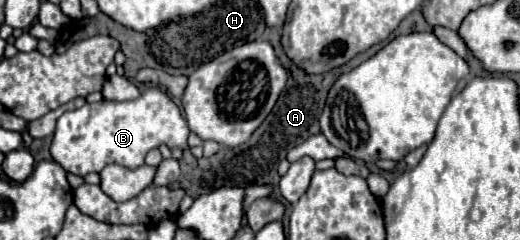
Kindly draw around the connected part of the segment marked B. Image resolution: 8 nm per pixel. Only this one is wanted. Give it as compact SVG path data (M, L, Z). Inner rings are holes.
M147 88L137 100L129 102L95 102L85 104L73 112L65 112L57 120L57 130L51 142L51 156L67 172L87 176L101 172L107 164L123 164L137 168L143 164L145 154L151 148L167 144L169 148L187 148L187 122L179 108L161 88Z

